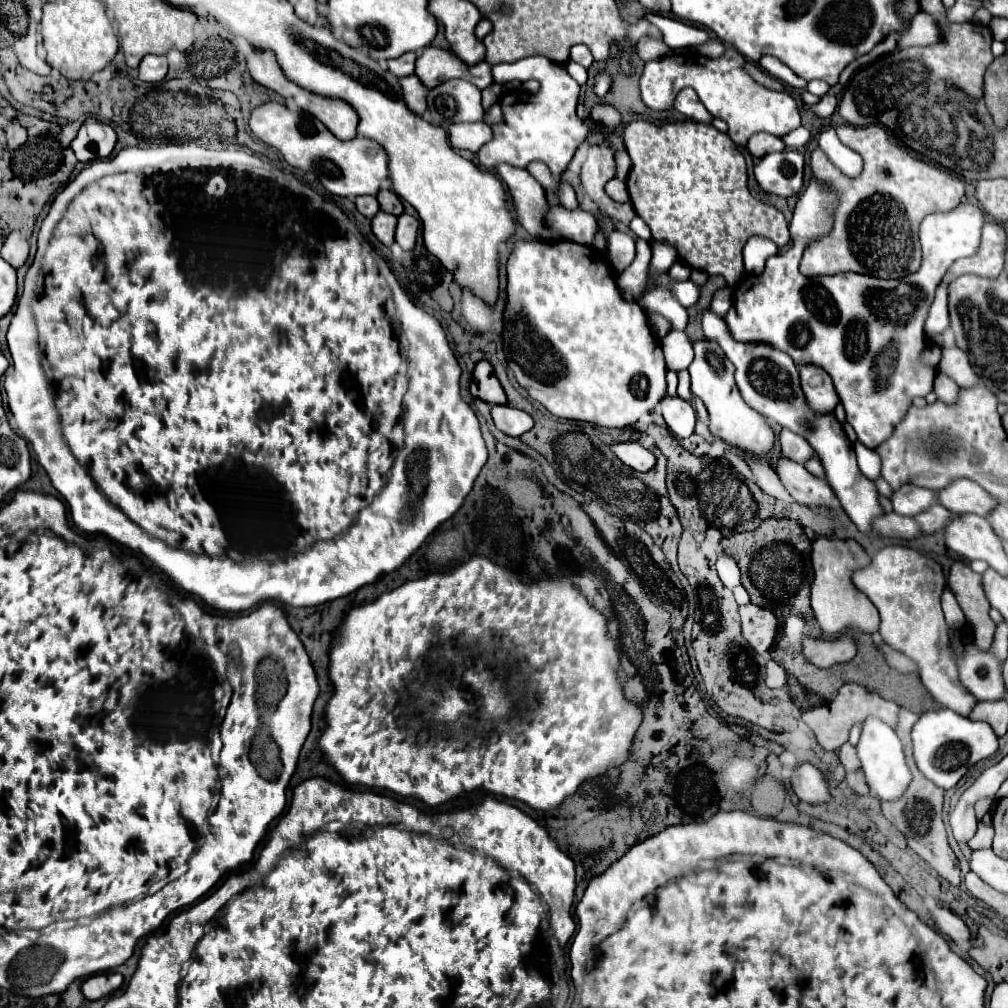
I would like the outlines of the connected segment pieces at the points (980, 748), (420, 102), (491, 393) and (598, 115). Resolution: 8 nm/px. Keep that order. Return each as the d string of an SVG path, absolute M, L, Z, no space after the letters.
M947 708L923 712L917 724L913 726L911 738L917 768L927 780L931 780L935 786L943 790L953 788L973 764L997 752L997 736L987 722L973 722Z
M407 76L407 78L401 78L399 84L401 84L401 90L403 90L403 100L405 100L407 108L411 108L413 114L421 116L427 108L427 102L425 102L427 90L419 82L419 78L417 76Z
M479 360L473 370L473 380L469 386L471 394L479 400L485 400L489 404L505 404L505 392L493 374L493 366L487 360Z
M599 104L591 110L591 118L597 126L601 128L607 128L607 130L615 130L619 124L621 124L621 116L619 112L613 108L613 106L605 106L605 104Z

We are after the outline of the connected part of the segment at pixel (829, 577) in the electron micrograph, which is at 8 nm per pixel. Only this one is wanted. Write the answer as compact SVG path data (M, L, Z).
M817 538L813 542L811 562L815 580L811 586L811 608L815 620L823 634L837 636L845 630L857 630L873 634L879 628L879 614L875 606L851 584L851 574L869 564L867 552L855 540L835 540L835 538Z

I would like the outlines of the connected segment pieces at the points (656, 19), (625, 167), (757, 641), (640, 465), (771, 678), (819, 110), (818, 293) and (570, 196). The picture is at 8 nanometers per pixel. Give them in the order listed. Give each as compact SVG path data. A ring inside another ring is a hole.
M645 14L645 18L655 24L661 34L663 34L663 42L675 50L675 48L691 48L691 46L699 46L703 42L709 40L707 30L693 26L693 24L685 24L681 20L671 20L667 16L661 14Z
M621 152L621 154L617 154L617 156L615 156L615 160L617 160L617 166L619 166L617 178L625 180L625 178L627 178L627 174L629 174L629 168L631 168L631 160L629 160L627 152Z
M747 604L739 608L741 614L741 630L745 640L751 644L751 648L759 654L767 652L775 640L777 632L777 618L771 610Z
M623 442L623 444L615 444L613 446L613 452L615 452L615 456L623 462L623 464L627 464L629 468L633 468L633 470L637 470L637 472L647 472L647 470L651 470L653 466L655 466L655 456L653 456L653 452L651 450L647 450L647 448L643 448L641 444L637 444L637 442Z
M769 660L765 668L767 668L765 684L767 684L769 688L783 688L783 686L787 684L787 674L785 674L785 670L783 670L779 664L775 664L773 660Z
M825 94L821 100L819 100L819 104L815 104L815 106L809 106L817 116L821 116L821 118L829 118L831 114L833 114L833 110L835 110L835 106L837 106L837 100L835 100L835 96L831 96L831 94Z
M811 176L807 188L801 192L801 196L799 196L799 200L797 200L797 204L795 204L795 210L793 210L793 220L791 220L789 226L793 246L791 246L787 252L783 252L783 254L771 256L771 258L765 262L763 274L759 274L759 276L755 276L755 274L745 274L745 278L741 280L741 284L735 286L733 306L731 306L729 312L725 314L725 322L727 322L729 334L731 334L735 340L739 340L739 342L763 342L763 344L771 344L771 346L775 346L777 350L783 350L785 354L789 354L797 366L815 364L815 366L823 368L823 370L831 376L831 380L833 380L833 384L835 384L837 396L839 396L839 400L841 400L841 404L843 404L843 408L845 408L845 414L847 414L847 422L849 422L849 424L853 426L853 430L857 432L859 442L865 444L867 448L875 450L879 444L883 444L887 438L891 438L895 426L903 420L903 416L905 416L907 410L911 408L913 398L917 398L917 396L925 398L925 396L929 394L931 376L937 374L937 372L931 370L931 368L937 368L937 364L939 364L939 360L941 360L941 348L939 348L937 344L927 344L927 342L925 342L925 336L923 336L923 322L925 322L927 310L929 310L929 306L931 306L931 302L933 302L935 288L937 288L937 284L941 282L941 278L945 276L945 272L949 270L949 266L951 266L957 258L973 256L973 254L977 252L977 248L979 248L979 238L981 238L981 224L985 222L985 216L983 216L983 212L981 212L977 206L973 206L973 204L959 204L959 206L957 206L955 210L951 210L951 212L929 214L929 216L921 222L921 228L919 228L919 240L921 240L921 248L923 248L923 262L921 262L921 268L919 268L915 274L909 274L909 276L905 276L905 278L901 278L901 280L879 280L879 278L865 276L865 274L855 274L855 272L839 272L839 274L831 274L831 276L813 276L813 278L807 278L807 276L803 276L803 274L799 272L801 254L805 252L805 248L807 248L813 240L819 240L819 238L827 236L827 234L831 232L831 228L833 228L835 202L837 202L835 190L831 190L831 186L823 186L823 182L819 182L819 180L815 180L815 178ZM887 364L889 364L889 370L895 368L895 374L891 372L891 374L887 376L887 372L883 370L883 368L887 368Z
M559 184L559 198L567 210L577 210L577 198L569 184Z

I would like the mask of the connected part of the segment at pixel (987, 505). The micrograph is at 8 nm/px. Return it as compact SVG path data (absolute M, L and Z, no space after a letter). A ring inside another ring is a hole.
M967 478L955 480L951 486L947 486L947 490L945 488L939 490L937 502L959 516L961 514L987 516L987 514L991 514L991 510L995 510L997 504L1001 504L1001 502L995 502L995 498L991 498L991 494L987 494L987 490L983 490L979 484L975 484Z

